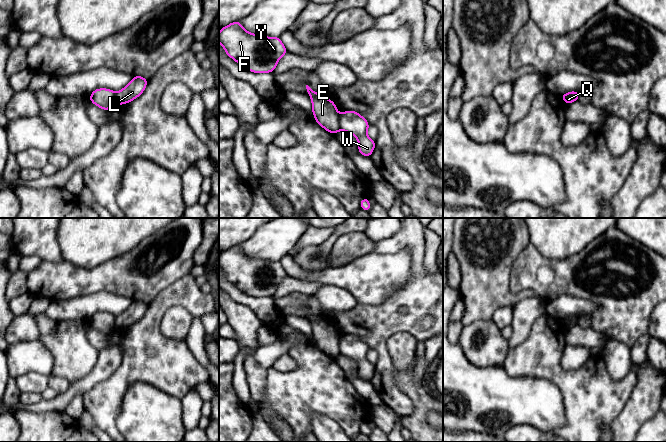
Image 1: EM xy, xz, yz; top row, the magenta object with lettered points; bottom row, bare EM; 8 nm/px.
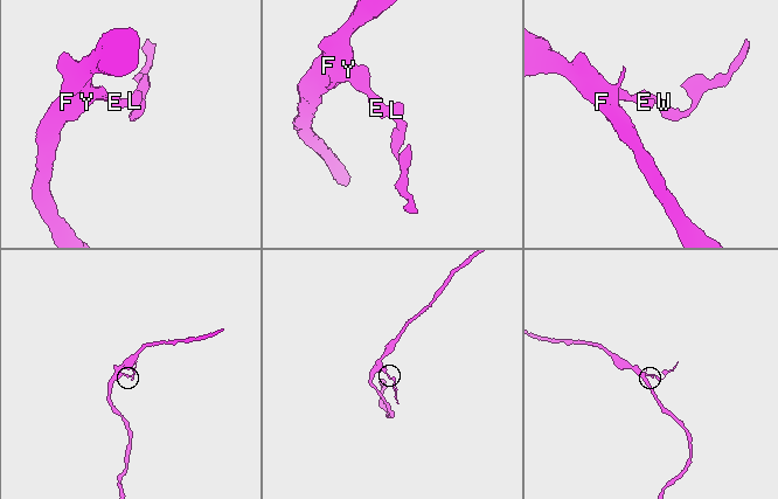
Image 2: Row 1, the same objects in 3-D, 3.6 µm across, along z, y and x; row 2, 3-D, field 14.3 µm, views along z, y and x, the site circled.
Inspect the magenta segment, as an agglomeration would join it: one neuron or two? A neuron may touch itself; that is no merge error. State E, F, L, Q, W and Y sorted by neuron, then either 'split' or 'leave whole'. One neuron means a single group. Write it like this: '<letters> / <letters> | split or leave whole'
E F Q Y / L W | split

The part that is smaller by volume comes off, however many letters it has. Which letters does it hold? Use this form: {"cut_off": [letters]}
{"cut_off": ["L", "W"]}

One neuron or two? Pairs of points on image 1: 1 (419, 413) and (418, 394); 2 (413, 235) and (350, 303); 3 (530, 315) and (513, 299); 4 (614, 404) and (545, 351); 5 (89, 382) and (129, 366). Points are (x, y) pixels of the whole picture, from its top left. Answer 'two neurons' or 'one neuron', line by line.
1: one neuron
2: two neurons
3: two neurons
4: one neuron
5: two neurons

